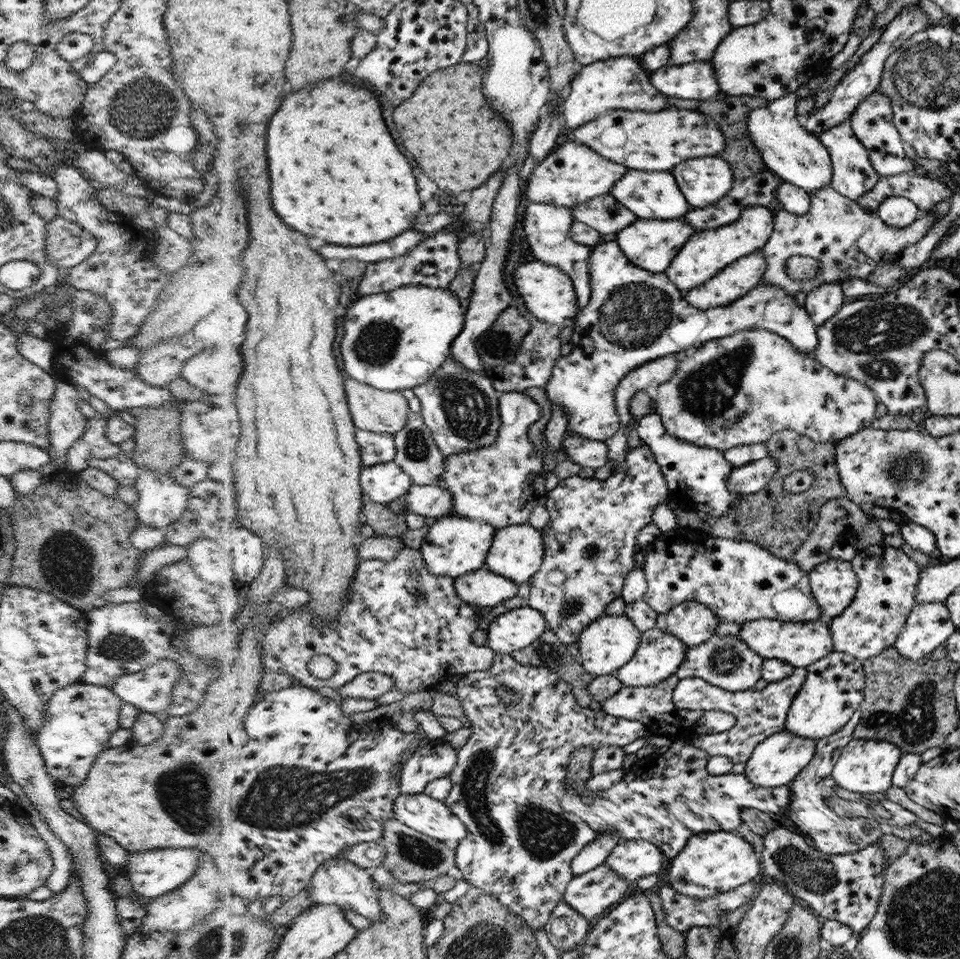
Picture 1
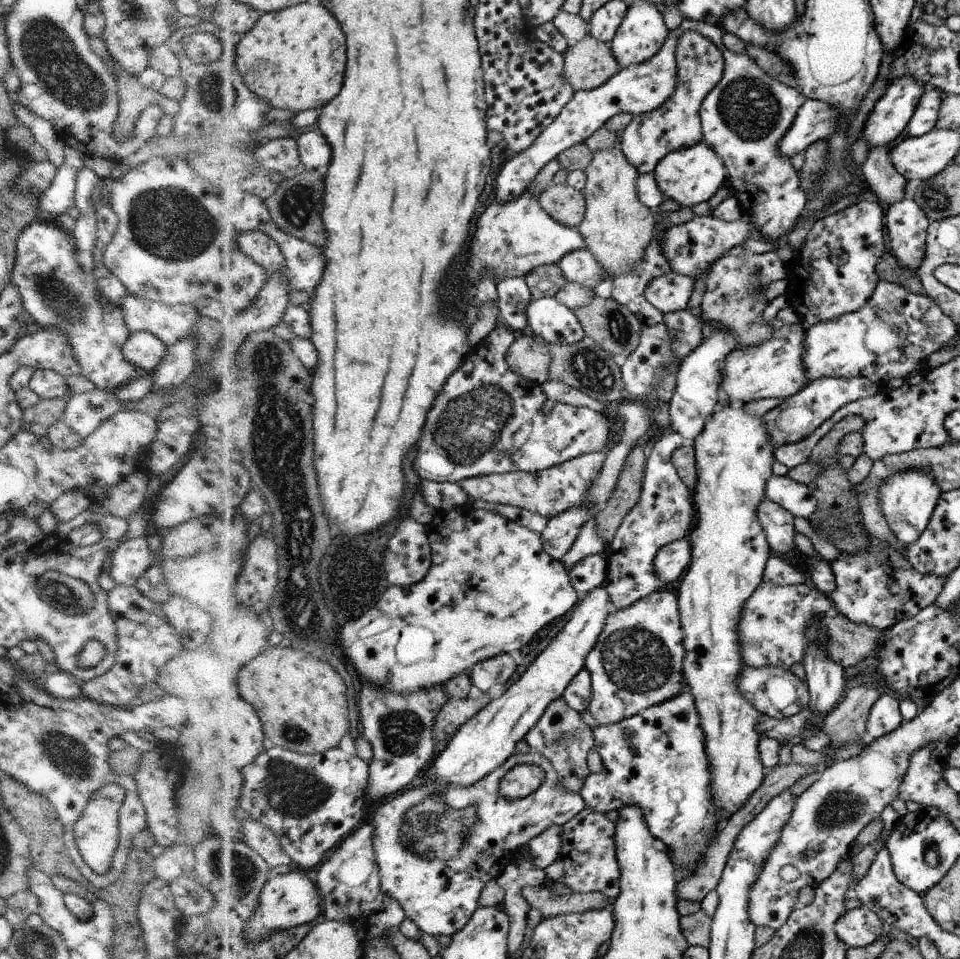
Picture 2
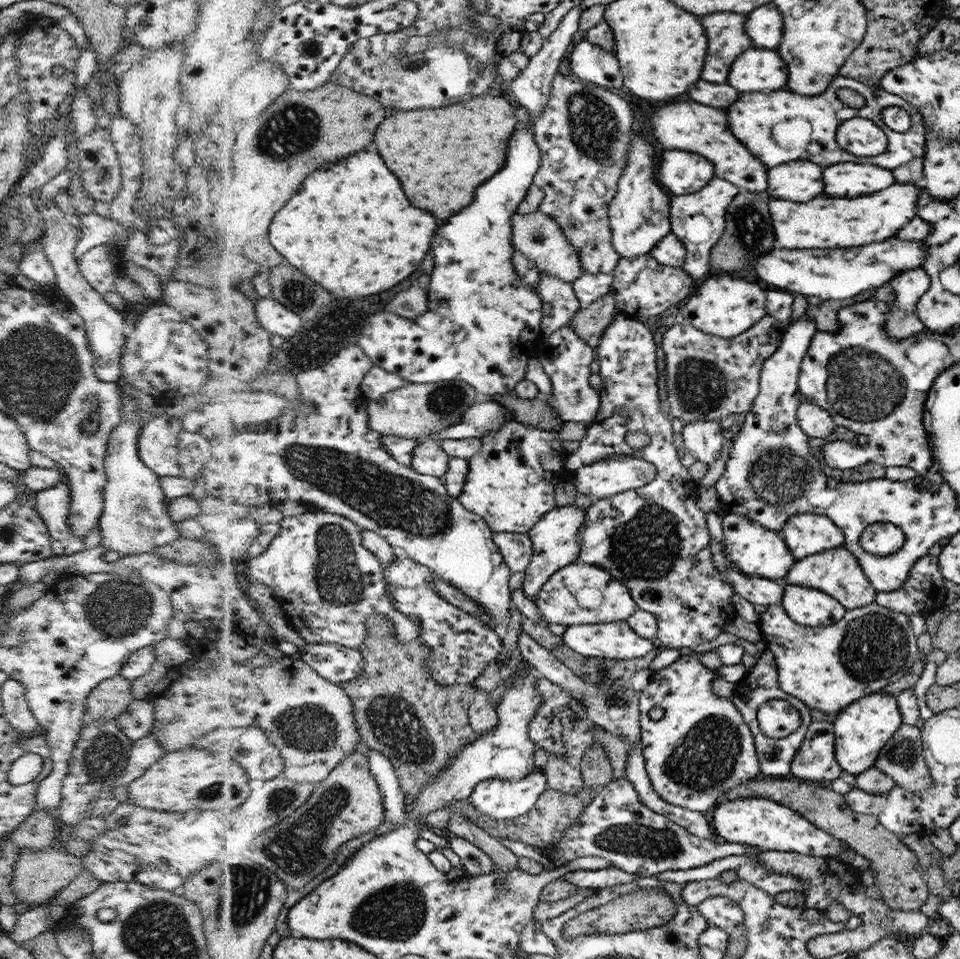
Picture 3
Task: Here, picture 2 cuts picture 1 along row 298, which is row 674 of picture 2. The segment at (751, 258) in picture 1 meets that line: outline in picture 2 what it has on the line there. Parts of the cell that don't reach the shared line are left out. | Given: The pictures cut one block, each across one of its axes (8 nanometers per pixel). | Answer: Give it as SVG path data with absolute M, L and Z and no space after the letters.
M731 403L724 407L720 412L713 414L705 424L704 432L692 441L692 446L695 449L695 466L696 474L698 474L698 484L694 488L694 508L696 508L696 524L694 524L694 532L690 532L690 536L686 539L693 546L693 562L690 564L689 572L682 578L682 582L677 584L676 596L681 612L681 627L685 632L684 648L686 649L684 661L684 674L688 688L692 688L689 692L694 696L694 700L698 700L700 706L699 712L702 712L702 728L706 728L706 740L710 740L710 744L706 744L706 748L710 748L710 772L714 772L714 786L710 788L710 792L714 794L714 804L722 810L723 823L730 819L734 812L738 812L746 802L753 796L762 785L762 780L765 780L765 766L761 760L761 733L758 732L758 708L746 700L746 696L742 696L742 692L738 692L738 676L742 676L742 668L745 667L742 660L742 644L740 641L740 620L742 620L742 610L744 610L746 602L751 598L758 586L762 583L763 573L765 572L766 564L772 555L769 546L768 538L765 536L765 530L762 528L761 522L758 520L757 511L758 504L762 503L765 494L765 485L773 478L772 466L777 460L774 457L776 448L770 442L770 434L766 430L766 420L763 416L750 416L746 412L743 404Z

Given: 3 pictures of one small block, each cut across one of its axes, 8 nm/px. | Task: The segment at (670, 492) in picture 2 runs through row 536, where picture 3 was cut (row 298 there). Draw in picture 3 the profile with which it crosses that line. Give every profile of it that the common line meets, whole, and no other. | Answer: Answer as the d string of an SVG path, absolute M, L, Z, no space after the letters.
M650 253L634 258L621 258L613 272L612 293L618 298L622 313L628 318L642 320L642 316L660 316L664 310L678 306L696 290L695 282L681 267L666 266Z

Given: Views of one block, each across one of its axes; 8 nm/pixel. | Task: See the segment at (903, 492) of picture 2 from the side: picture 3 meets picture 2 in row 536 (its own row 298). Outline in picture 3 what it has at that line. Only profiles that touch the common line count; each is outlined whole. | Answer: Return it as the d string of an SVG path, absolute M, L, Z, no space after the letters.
M913 268L901 272L889 280L890 286L896 294L896 299L890 303L890 313L886 315L884 330L890 342L906 340L925 332L926 327L920 323L916 314L916 302L926 294L930 288L929 274L922 268Z

